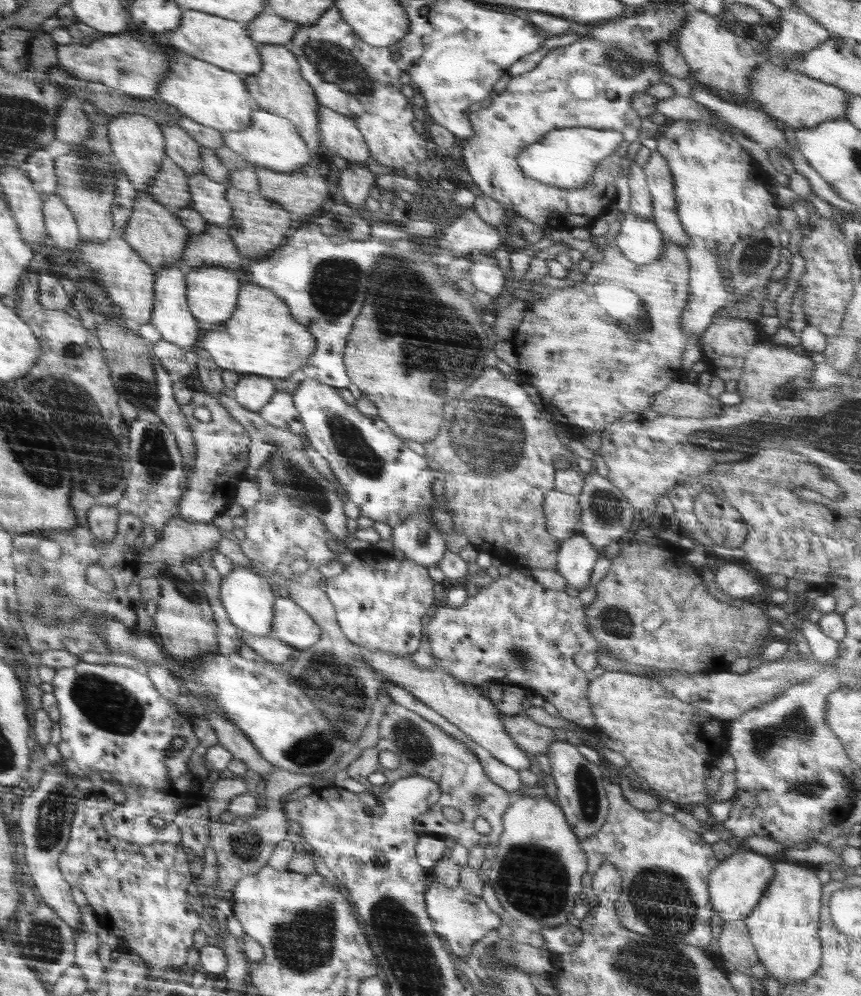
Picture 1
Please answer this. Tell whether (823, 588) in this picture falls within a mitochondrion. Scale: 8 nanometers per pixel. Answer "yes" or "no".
no

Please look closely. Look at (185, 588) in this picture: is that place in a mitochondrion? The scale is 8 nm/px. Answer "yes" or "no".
yes

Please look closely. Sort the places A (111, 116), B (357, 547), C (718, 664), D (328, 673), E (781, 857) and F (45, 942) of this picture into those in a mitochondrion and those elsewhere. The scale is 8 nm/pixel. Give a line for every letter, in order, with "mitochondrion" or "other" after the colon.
A: other
B: other
C: other
D: mitochondrion
E: other
F: mitochondrion

